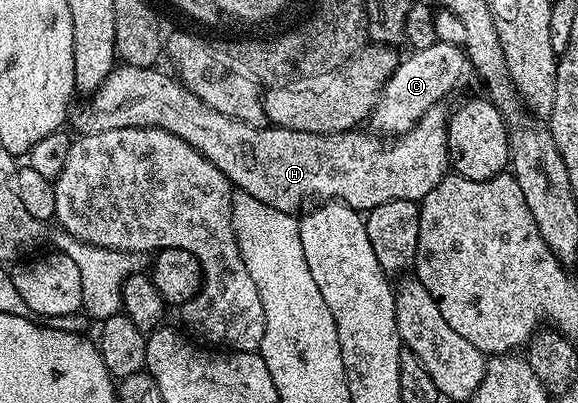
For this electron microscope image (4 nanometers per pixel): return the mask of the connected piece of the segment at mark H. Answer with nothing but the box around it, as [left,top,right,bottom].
[85,67,450,214]

